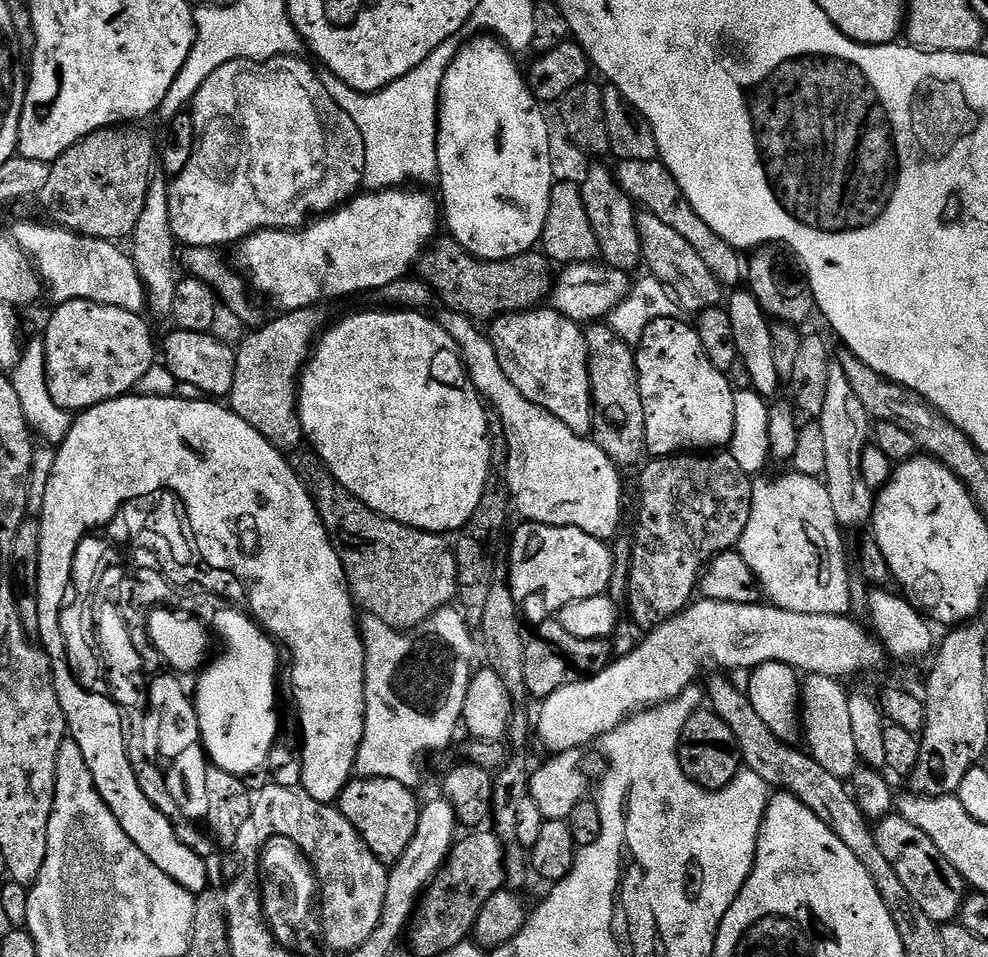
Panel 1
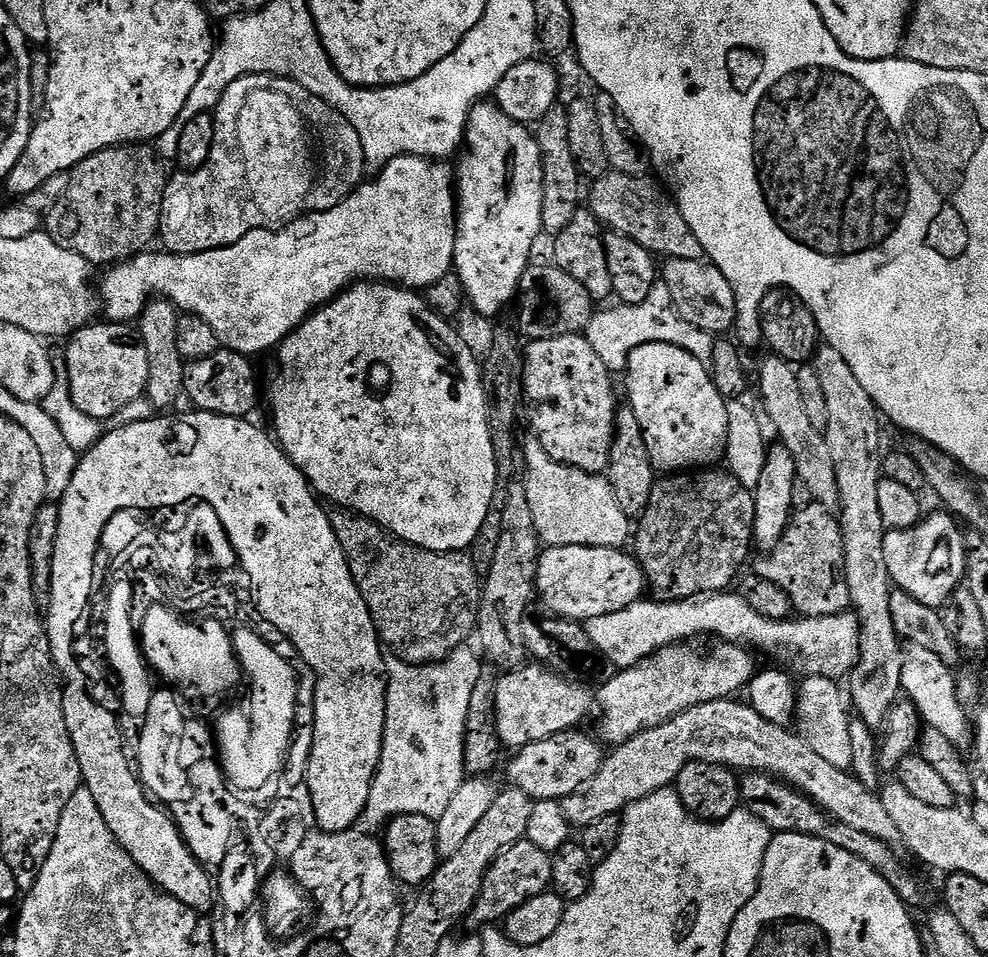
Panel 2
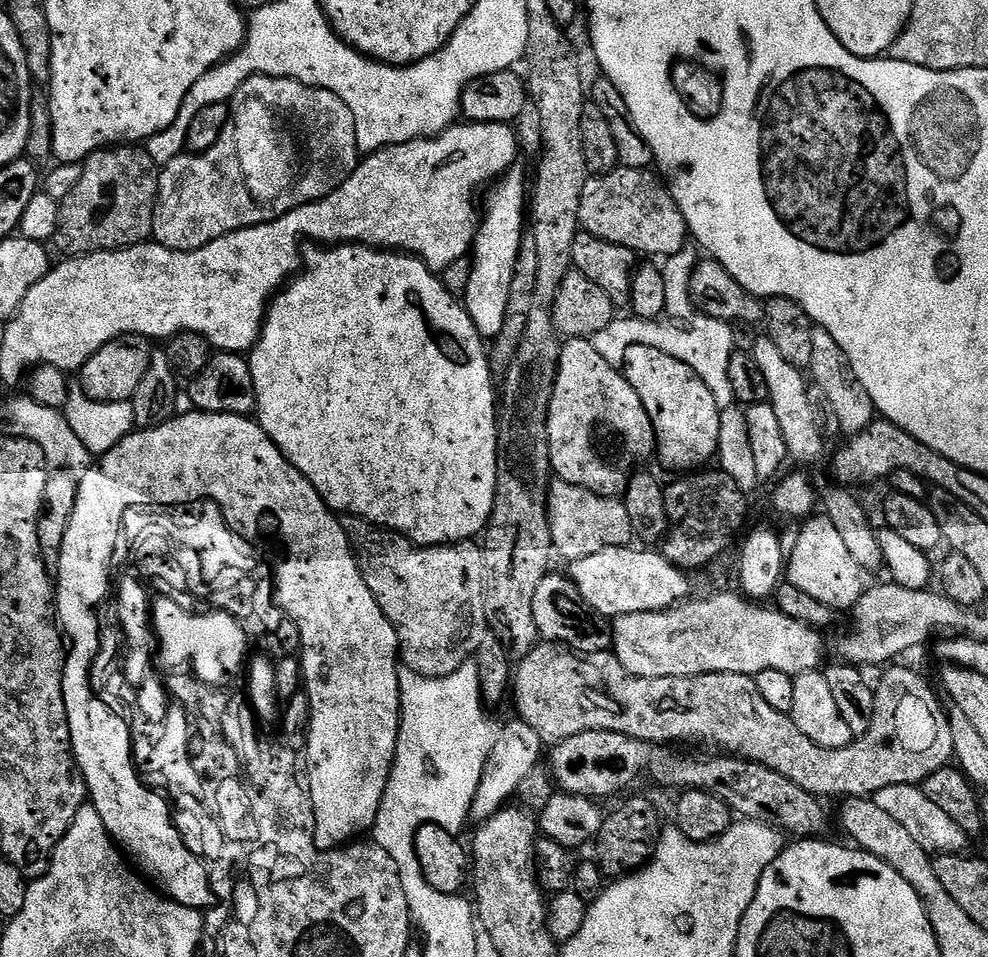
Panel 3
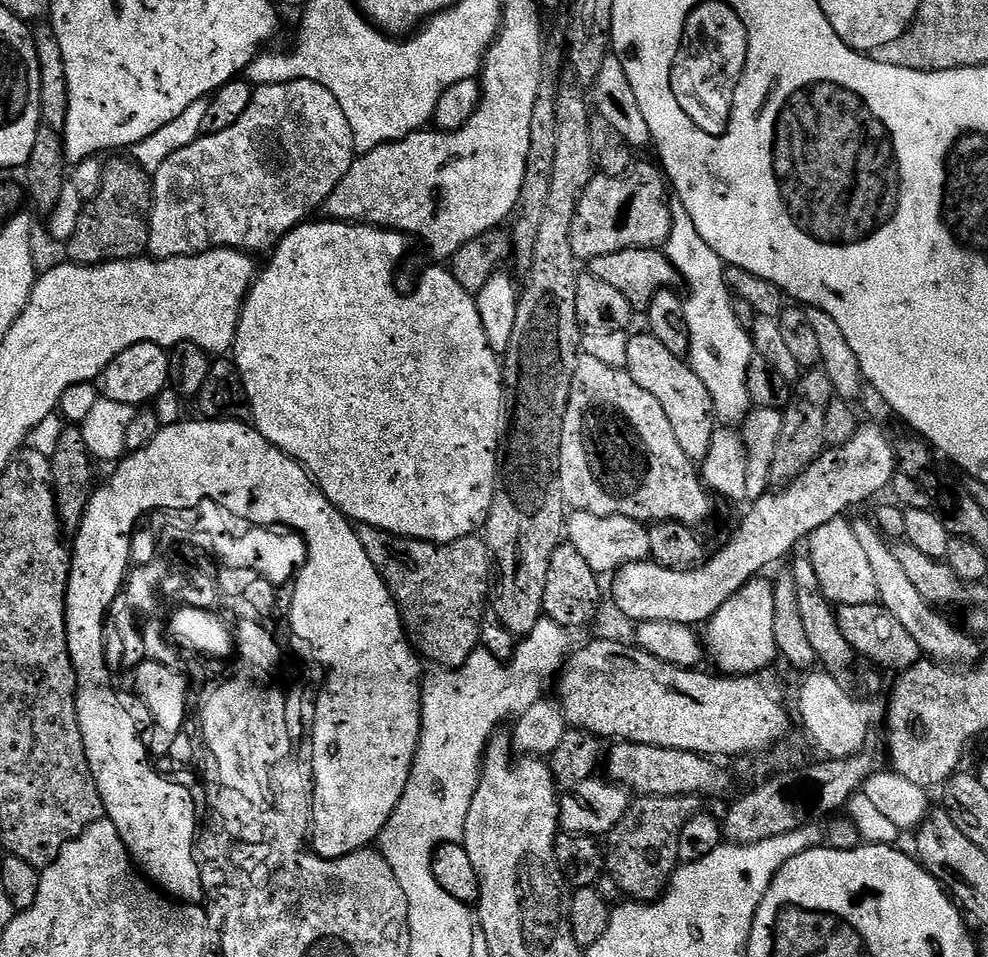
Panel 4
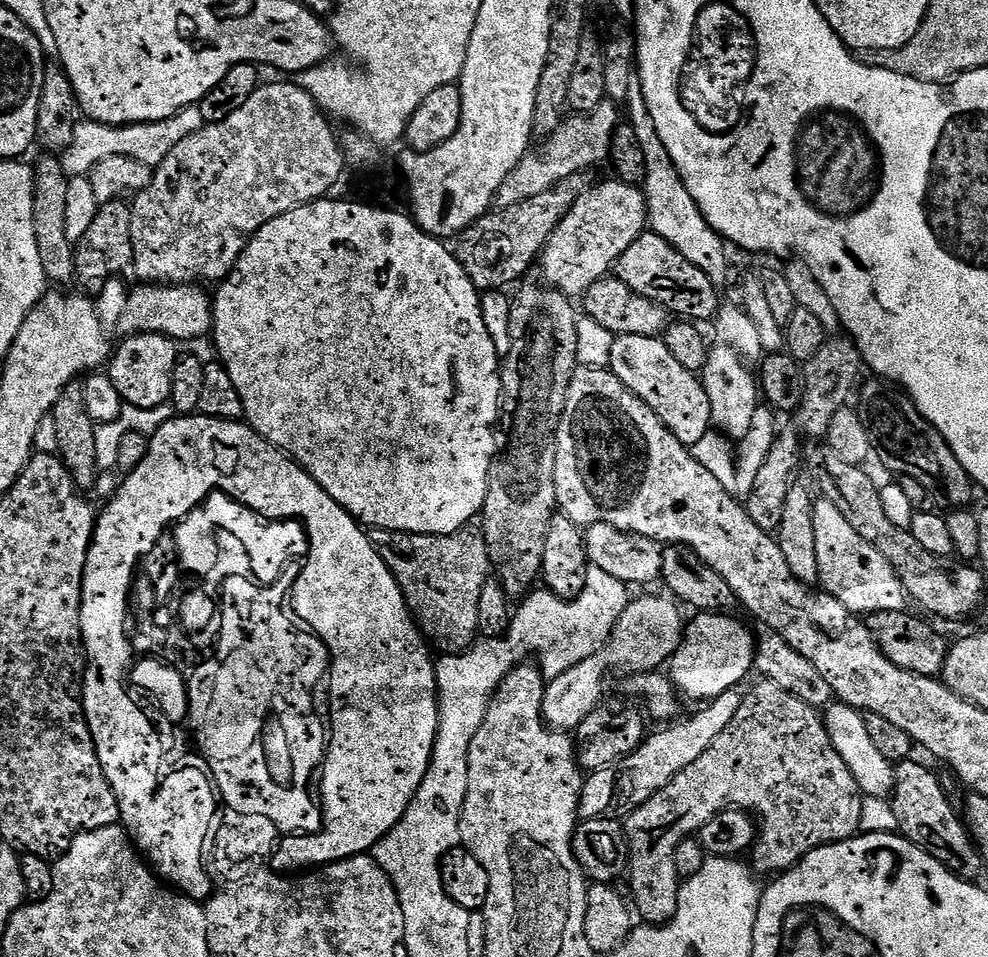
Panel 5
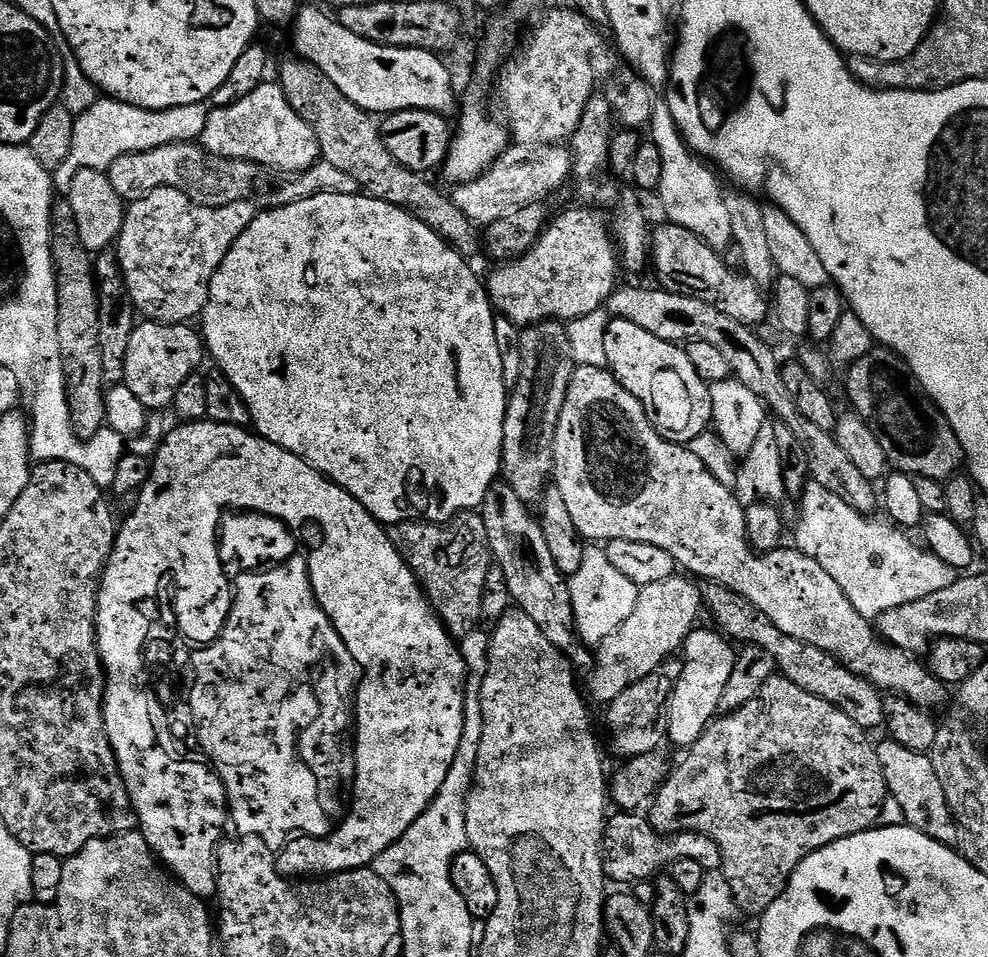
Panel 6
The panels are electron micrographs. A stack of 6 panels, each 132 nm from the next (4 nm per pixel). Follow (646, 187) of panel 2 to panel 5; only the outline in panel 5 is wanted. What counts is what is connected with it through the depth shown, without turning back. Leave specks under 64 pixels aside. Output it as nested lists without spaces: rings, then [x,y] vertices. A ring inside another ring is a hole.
[[[611,179],[605,184],[597,183],[579,196],[572,209],[561,218],[560,224],[554,229],[544,247],[542,264],[544,262],[547,283],[569,298],[583,297],[592,284],[605,279],[615,269],[616,260],[649,227],[648,202],[643,191],[637,185],[627,184],[625,180]]]

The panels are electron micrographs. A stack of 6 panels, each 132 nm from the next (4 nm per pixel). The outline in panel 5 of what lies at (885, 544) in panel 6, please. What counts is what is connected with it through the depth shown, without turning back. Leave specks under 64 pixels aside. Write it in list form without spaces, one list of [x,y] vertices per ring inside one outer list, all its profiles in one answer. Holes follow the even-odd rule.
[[[822,506],[816,508],[816,517],[814,518],[814,542],[818,549],[818,570],[820,571],[820,584],[823,591],[829,592],[834,598],[838,598],[838,602],[842,602],[854,614],[871,614],[874,612],[902,612],[909,607],[910,597],[908,591],[904,589],[904,584],[898,578],[898,574],[890,566],[890,562],[886,562],[886,558],[874,546],[870,546],[870,542],[866,542],[866,538],[862,538],[858,534],[858,530],[854,530],[854,526],[850,526],[850,522],[846,522],[844,515],[839,510],[831,506]]]

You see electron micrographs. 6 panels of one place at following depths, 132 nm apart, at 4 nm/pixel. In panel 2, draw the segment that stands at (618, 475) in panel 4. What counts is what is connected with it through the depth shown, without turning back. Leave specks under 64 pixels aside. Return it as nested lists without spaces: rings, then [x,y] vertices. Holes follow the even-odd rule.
[[[584,334],[533,340],[527,345],[524,354],[523,399],[532,403],[532,408],[536,411],[536,424],[545,432],[543,435],[549,441],[560,439],[572,444],[572,448],[555,449],[554,455],[558,463],[597,474],[607,469],[612,443],[618,435],[618,403],[616,404],[616,392],[612,389],[612,379],[613,373],[594,352],[594,347],[590,346]]]

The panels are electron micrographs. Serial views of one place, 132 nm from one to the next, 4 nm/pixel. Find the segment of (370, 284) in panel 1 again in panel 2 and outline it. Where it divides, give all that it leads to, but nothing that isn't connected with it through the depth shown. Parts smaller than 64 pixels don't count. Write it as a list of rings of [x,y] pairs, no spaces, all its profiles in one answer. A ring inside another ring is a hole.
[[[399,156],[394,158],[383,168],[379,169],[377,180],[369,179],[360,185],[355,192],[347,196],[343,202],[333,208],[326,208],[301,214],[291,224],[283,228],[270,229],[259,228],[250,234],[246,234],[238,242],[234,242],[225,248],[215,248],[209,252],[199,252],[193,256],[178,256],[160,250],[155,256],[152,250],[145,250],[115,266],[107,269],[104,276],[104,285],[99,285],[98,296],[102,301],[102,312],[112,322],[132,322],[144,313],[148,301],[157,296],[172,301],[181,313],[191,314],[202,318],[214,330],[214,334],[220,339],[221,345],[229,352],[241,352],[249,358],[256,358],[259,352],[268,352],[277,347],[296,331],[317,308],[323,308],[329,300],[336,299],[341,291],[347,289],[353,282],[387,282],[393,286],[403,286],[409,290],[427,290],[436,284],[442,277],[453,271],[456,259],[456,213],[458,211],[458,197],[454,187],[453,169],[448,169],[447,163],[438,160],[429,160],[427,156]]]

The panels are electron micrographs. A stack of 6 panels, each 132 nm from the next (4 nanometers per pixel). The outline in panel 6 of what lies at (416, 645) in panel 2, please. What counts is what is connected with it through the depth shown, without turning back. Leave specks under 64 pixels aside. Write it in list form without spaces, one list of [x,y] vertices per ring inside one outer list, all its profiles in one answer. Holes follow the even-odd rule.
[[[475,511],[461,512],[447,524],[409,522],[394,524],[387,529],[394,550],[410,566],[432,609],[440,617],[444,629],[462,641],[481,627],[483,591],[486,590],[488,568],[494,563],[488,549],[484,519]]]

